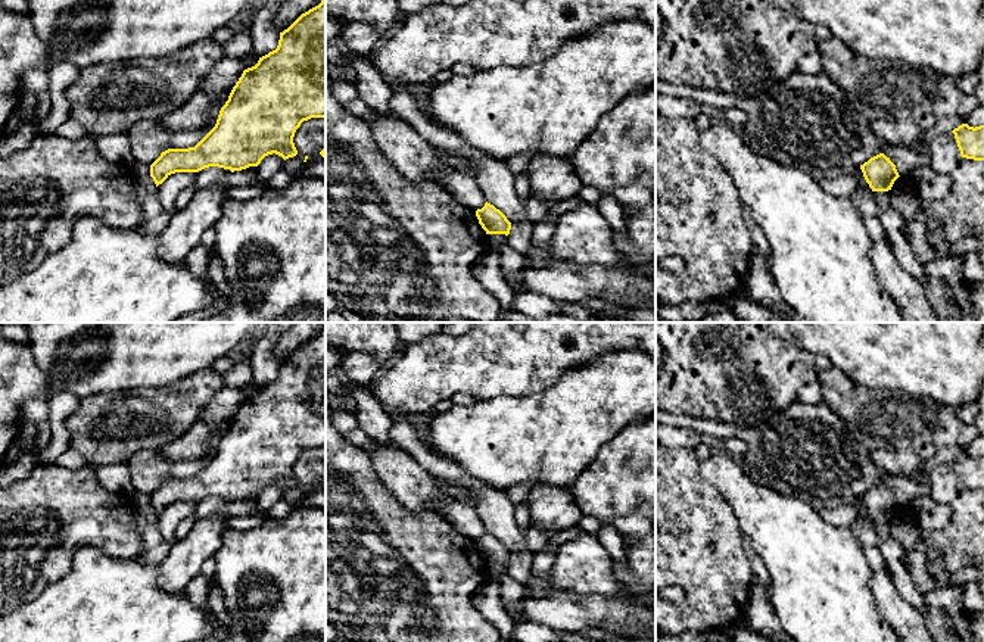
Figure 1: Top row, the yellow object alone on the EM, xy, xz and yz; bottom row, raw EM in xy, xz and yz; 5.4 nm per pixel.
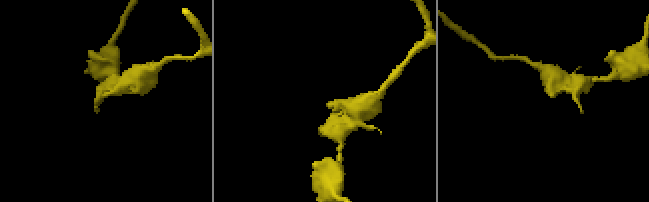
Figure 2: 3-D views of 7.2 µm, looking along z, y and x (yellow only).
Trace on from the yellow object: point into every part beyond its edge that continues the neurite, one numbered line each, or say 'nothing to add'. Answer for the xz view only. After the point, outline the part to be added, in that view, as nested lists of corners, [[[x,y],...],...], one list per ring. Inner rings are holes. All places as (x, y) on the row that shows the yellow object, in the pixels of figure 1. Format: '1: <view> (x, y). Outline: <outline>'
nothing to add

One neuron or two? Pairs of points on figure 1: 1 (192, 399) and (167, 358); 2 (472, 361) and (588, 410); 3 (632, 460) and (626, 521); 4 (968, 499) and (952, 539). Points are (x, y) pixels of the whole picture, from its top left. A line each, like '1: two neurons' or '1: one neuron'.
1: two neurons
2: two neurons
3: one neuron
4: one neuron

